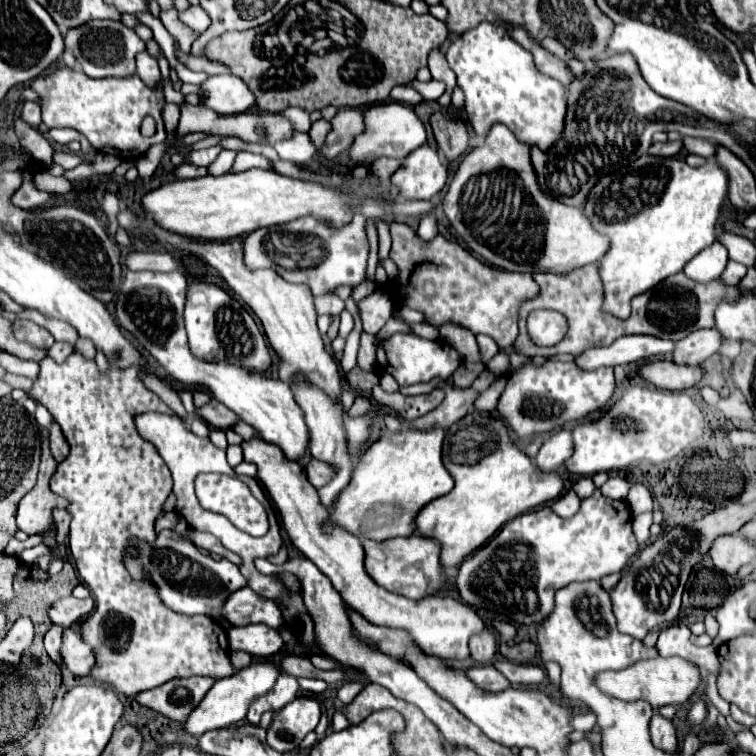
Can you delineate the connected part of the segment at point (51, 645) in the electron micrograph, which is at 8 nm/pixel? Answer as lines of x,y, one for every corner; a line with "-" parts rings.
52,624
52,626
48,628
46,636
44,636
44,648
46,648
46,652
50,654
50,658
52,658
54,662
60,660
58,648
60,648
60,644
62,644
62,632
64,632
64,630
62,630
60,626

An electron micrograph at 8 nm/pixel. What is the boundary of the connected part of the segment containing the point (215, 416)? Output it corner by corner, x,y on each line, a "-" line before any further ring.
210,400
208,404
196,408
196,414
202,416
202,420
208,422
212,428
218,430
228,430
232,424
238,422
238,416
232,410
218,404
218,400

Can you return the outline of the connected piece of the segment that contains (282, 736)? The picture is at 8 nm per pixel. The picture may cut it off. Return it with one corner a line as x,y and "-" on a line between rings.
296,698
274,716
268,728
268,744
278,752
292,752
318,726
318,720
320,704
314,698

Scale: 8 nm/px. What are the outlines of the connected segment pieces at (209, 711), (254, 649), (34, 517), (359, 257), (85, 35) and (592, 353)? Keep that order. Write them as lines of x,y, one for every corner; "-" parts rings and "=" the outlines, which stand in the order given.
254,662
254,664
246,666
244,670
228,676
228,678
216,680
216,684
208,690
208,694
196,706
196,710
192,710
192,714
188,714
188,720
184,720
184,724
180,724
180,730
188,732
192,736
202,736
208,730
226,728
230,724
240,722
246,716
250,700
254,700
260,694
266,694
276,684
278,676
280,676
278,666
274,666
270,662
=
250,624
242,628
228,630
230,650
244,650
252,656
272,656
282,650
284,640
278,630
268,628
266,624
=
44,428
41,430
41,462
38,472
38,482
36,486
20,500
18,504
18,528
26,534
42,534
54,528
54,520
52,520
52,510
54,508
66,508
68,500
56,496
48,482
50,476
56,472
58,462
52,458
49,448
49,430
=
356,214
344,228
328,228
312,216
302,216
288,224
258,228
244,238
244,262
248,268
286,268
286,278
304,282
312,288
312,294
326,294
340,284
358,286
366,280
368,260
368,238
366,238
366,216
=
92,20
86,26
74,28
64,36
66,48
70,48
90,78
128,78
136,74
136,54
144,52
146,46
138,34
114,20
=
620,336
620,340
614,340
610,346
584,350
574,362
584,370
592,370
600,366
630,364
650,356
666,356
672,350
672,340
660,340
656,336

